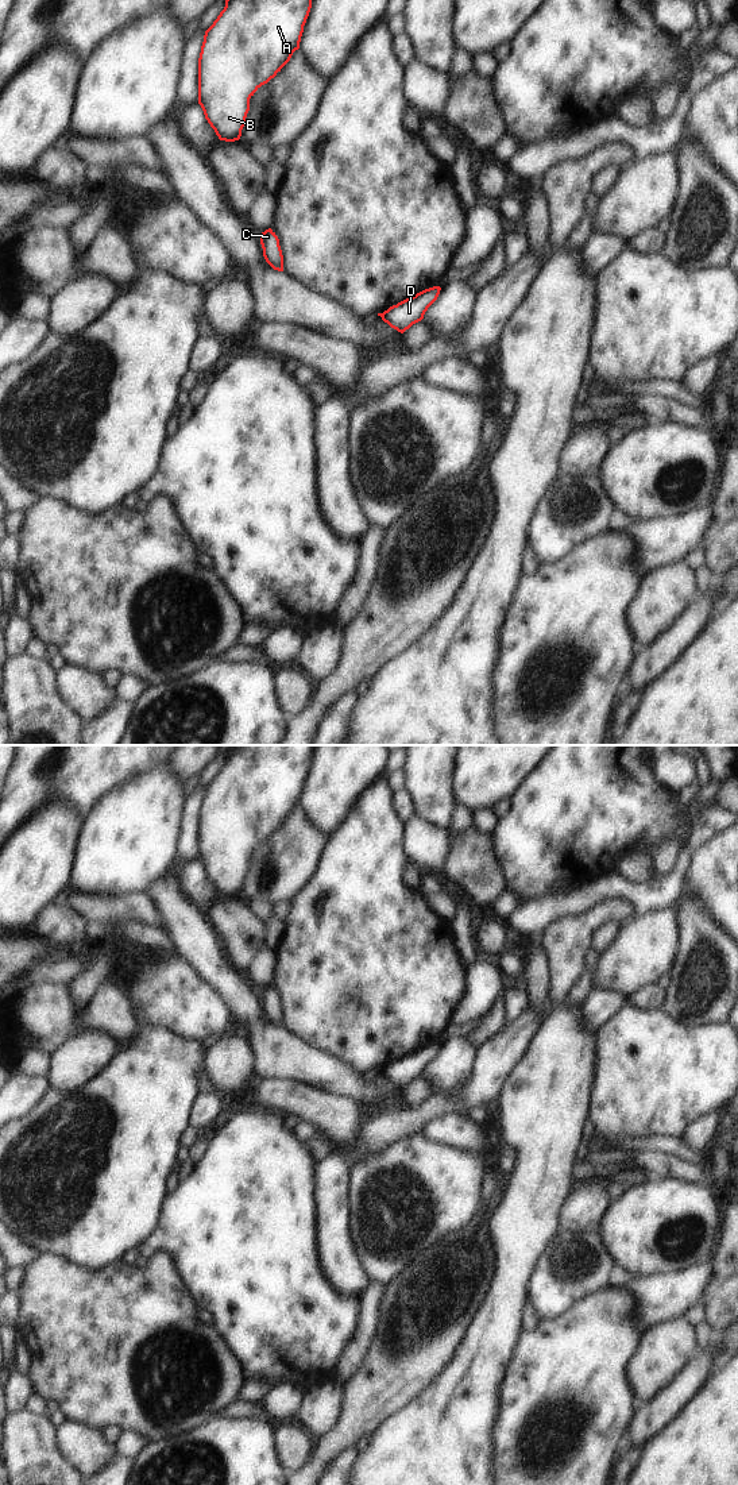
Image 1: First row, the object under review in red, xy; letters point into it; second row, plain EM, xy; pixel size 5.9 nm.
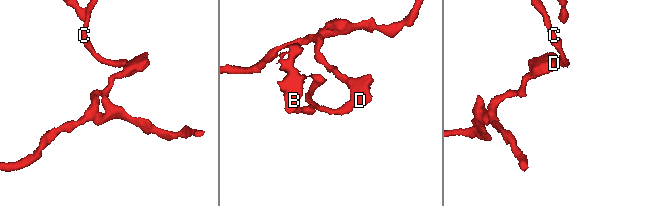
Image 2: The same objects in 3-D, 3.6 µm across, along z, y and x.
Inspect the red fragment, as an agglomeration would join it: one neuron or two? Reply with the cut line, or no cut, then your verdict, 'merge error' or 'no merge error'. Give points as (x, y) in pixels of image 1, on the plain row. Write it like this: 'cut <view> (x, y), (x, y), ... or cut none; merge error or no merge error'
cut xy (383, 1069), (381, 1072); merge error

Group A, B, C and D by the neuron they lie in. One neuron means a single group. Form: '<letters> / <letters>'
A B C / D

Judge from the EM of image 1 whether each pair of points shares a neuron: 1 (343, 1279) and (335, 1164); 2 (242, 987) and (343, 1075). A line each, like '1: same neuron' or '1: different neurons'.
1: same neuron
2: same neuron

